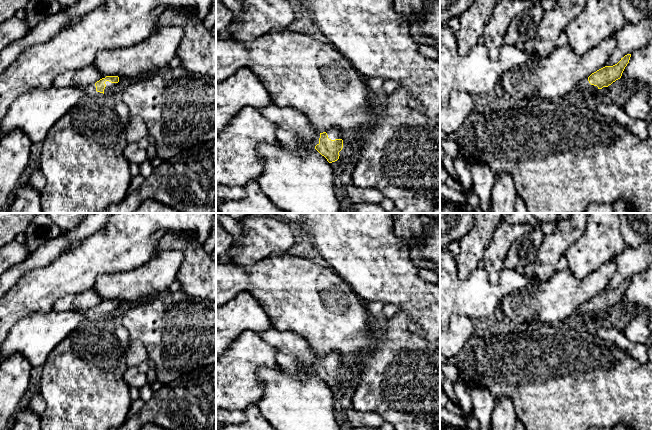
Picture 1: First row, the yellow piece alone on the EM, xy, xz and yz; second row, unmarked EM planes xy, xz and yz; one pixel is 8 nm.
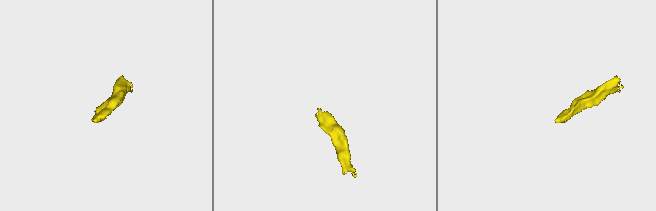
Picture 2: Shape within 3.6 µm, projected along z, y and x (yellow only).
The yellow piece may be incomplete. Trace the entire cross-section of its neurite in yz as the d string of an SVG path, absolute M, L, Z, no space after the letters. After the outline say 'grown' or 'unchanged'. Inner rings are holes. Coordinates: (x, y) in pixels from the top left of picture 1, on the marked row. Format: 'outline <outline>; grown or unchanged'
outline M631 54L625 55L621 60L613 66L605 66L596 72L592 73L589 77L582 80L576 89L575 93L592 93L596 89L608 87L616 80L620 79L622 73L629 63Z; grown

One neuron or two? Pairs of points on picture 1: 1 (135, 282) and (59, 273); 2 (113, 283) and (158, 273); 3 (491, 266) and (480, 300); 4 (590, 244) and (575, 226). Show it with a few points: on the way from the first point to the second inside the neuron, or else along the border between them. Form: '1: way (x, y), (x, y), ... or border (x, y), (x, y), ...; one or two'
1: border (121, 272), (101, 274), (92, 287); two
2: way (124, 283), (140, 283), (147, 280); one
3: border (503, 266), (499, 278), (491, 283); two
4: border (587, 223), (583, 234), (566, 251); two

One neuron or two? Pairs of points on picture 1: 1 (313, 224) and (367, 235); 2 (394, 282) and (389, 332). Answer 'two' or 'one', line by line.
1: one
2: two

